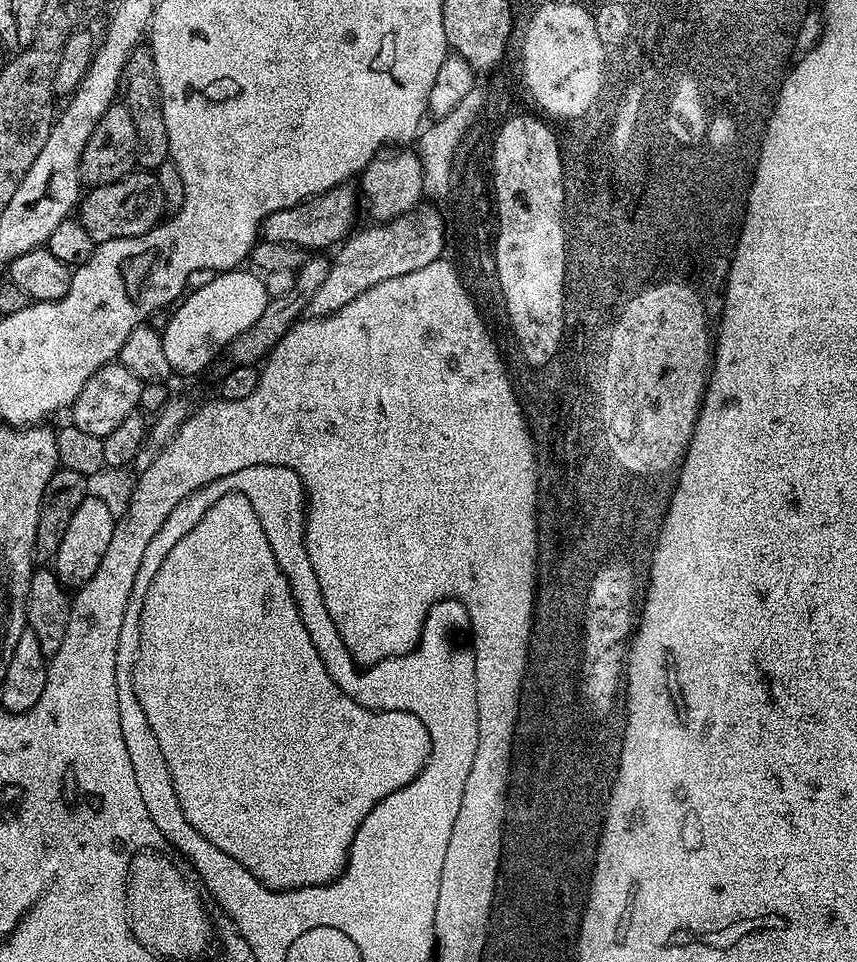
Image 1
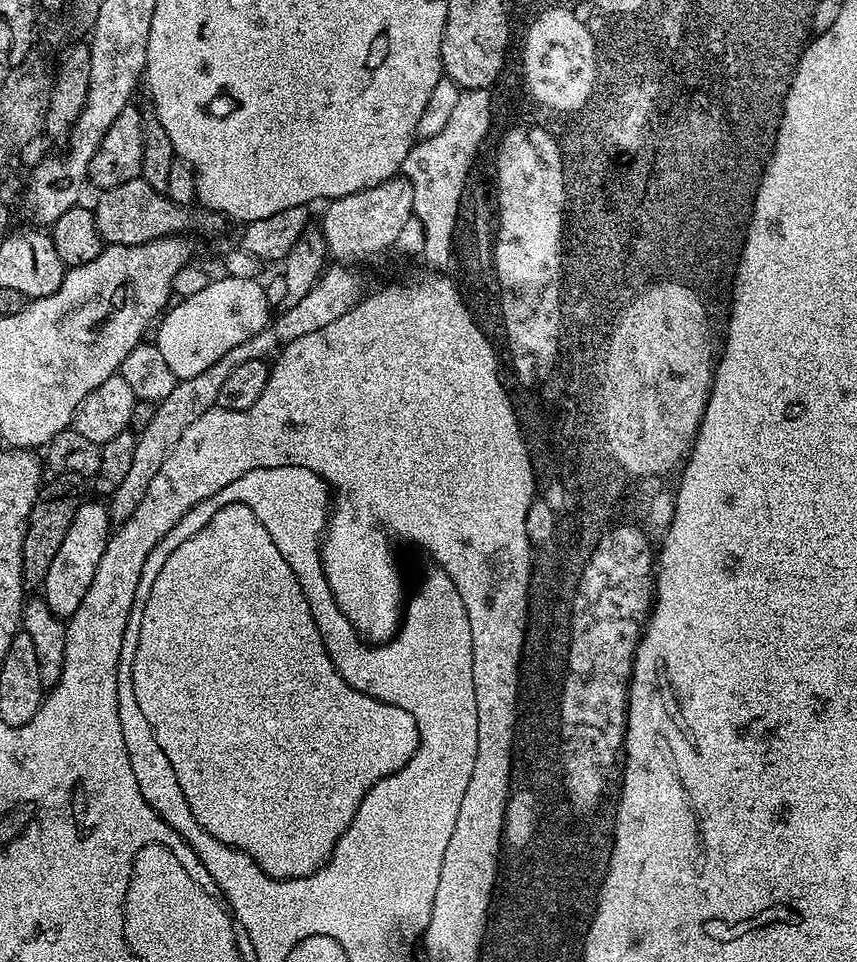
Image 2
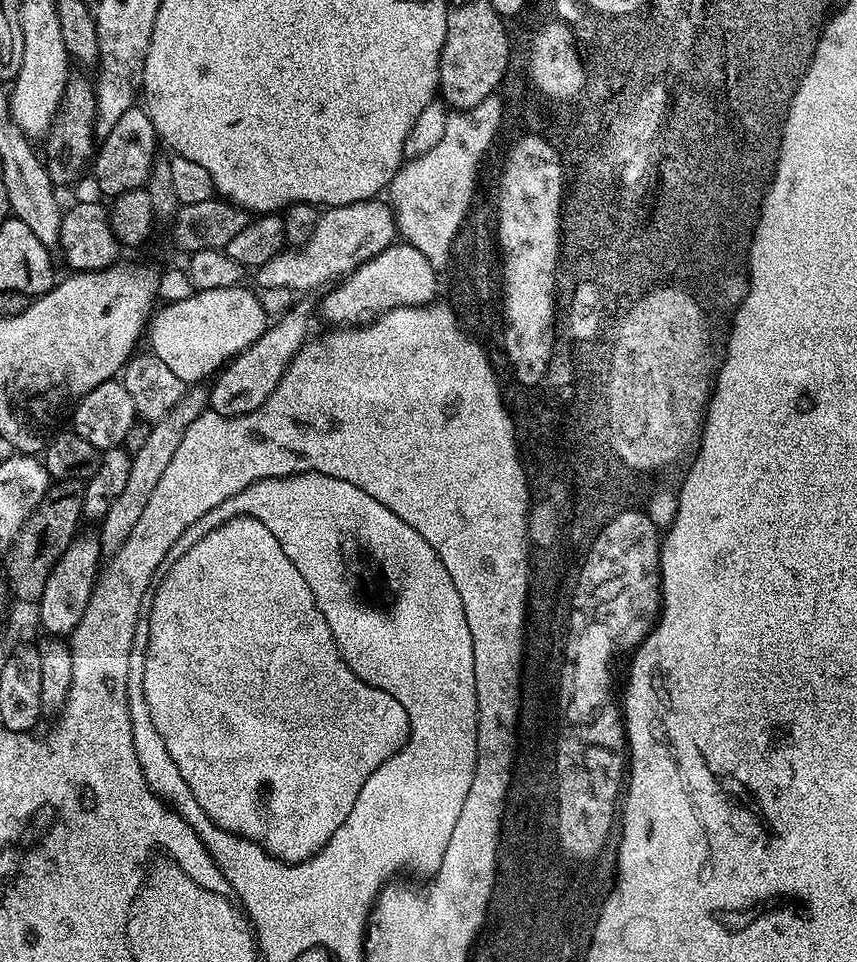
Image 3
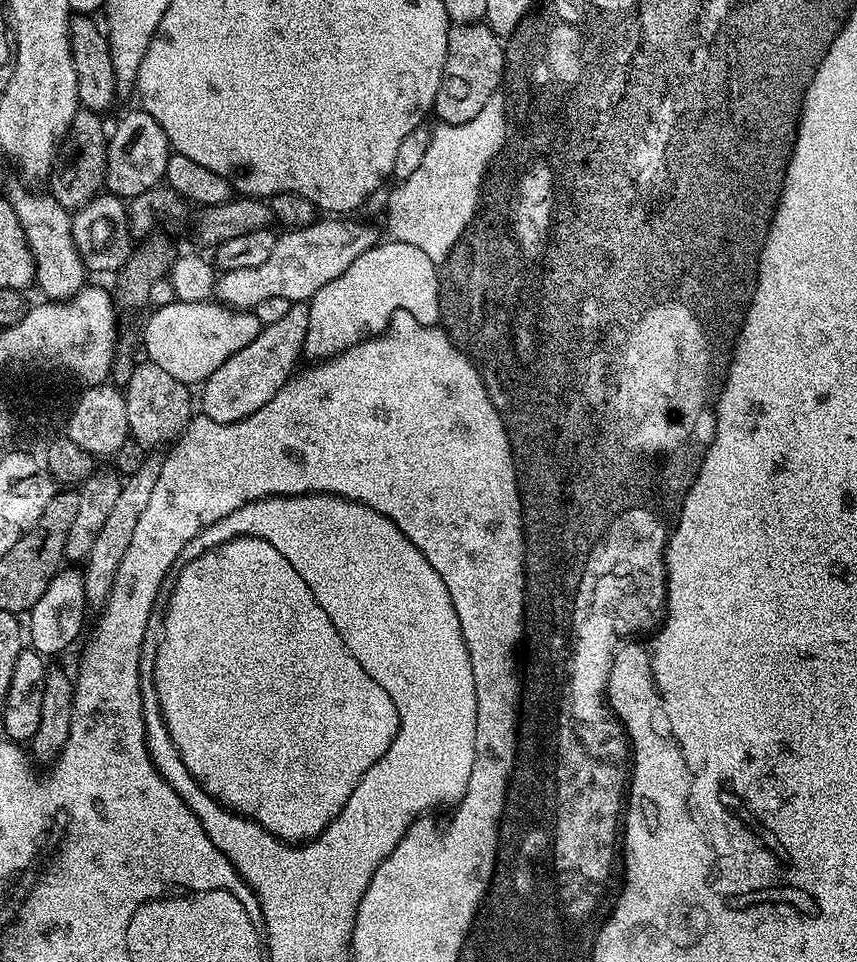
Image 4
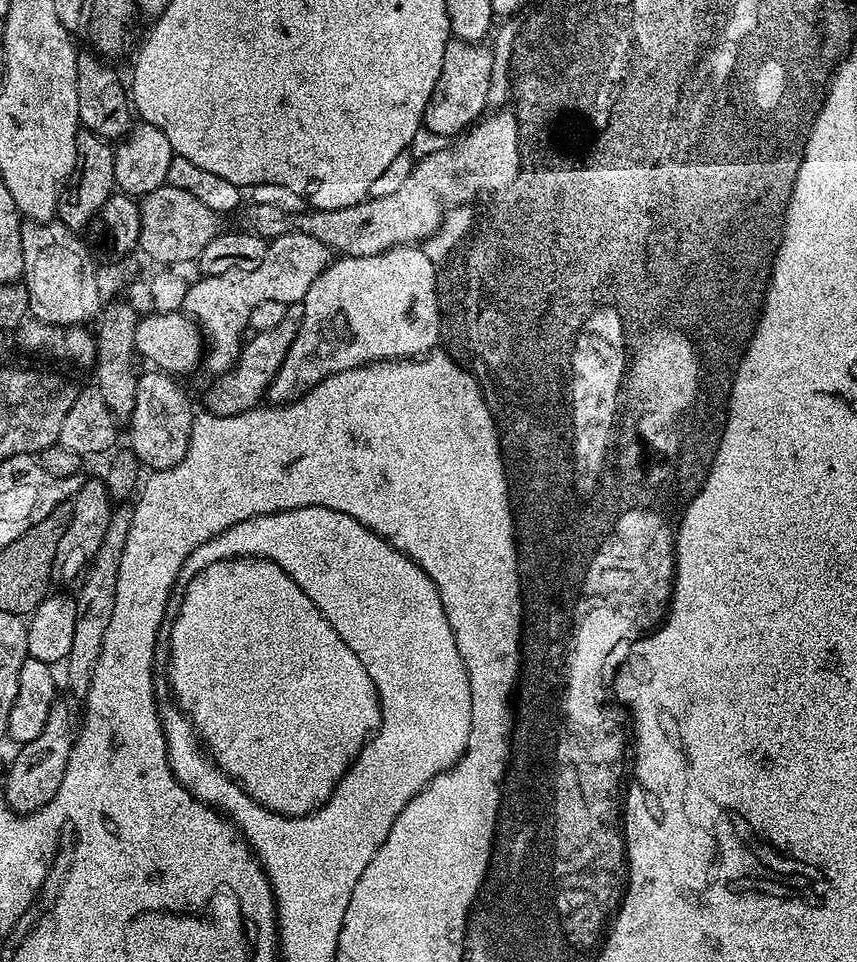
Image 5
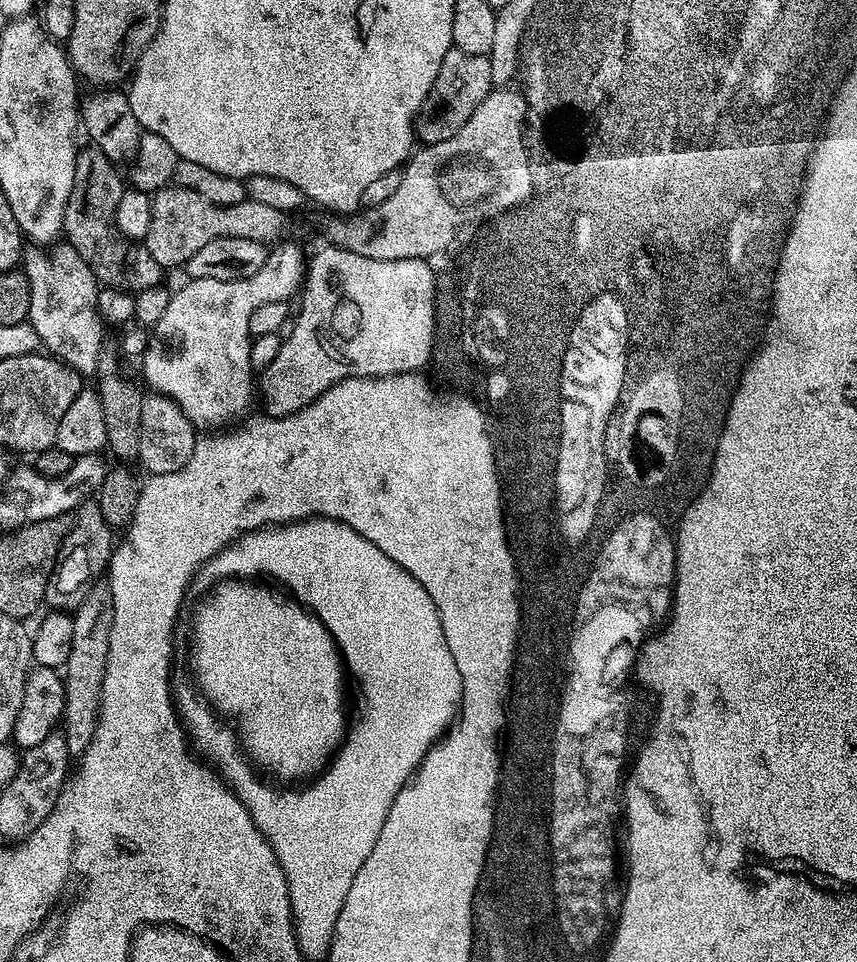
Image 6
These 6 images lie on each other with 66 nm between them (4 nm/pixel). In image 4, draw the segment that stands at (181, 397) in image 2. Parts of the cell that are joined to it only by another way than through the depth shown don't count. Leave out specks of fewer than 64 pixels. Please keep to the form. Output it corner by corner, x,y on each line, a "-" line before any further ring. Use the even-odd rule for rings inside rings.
148,458
132,475
120,485
120,493
110,515
106,517
106,526
102,526
98,538
94,538
94,546
90,546
88,559
83,561
82,571
85,582
85,602
89,609
103,609
110,598
110,590
114,586
114,578
118,578
118,566
122,566
122,558
126,558
126,549
134,539
134,529
138,526
138,518
142,518
154,485
158,482
161,461

